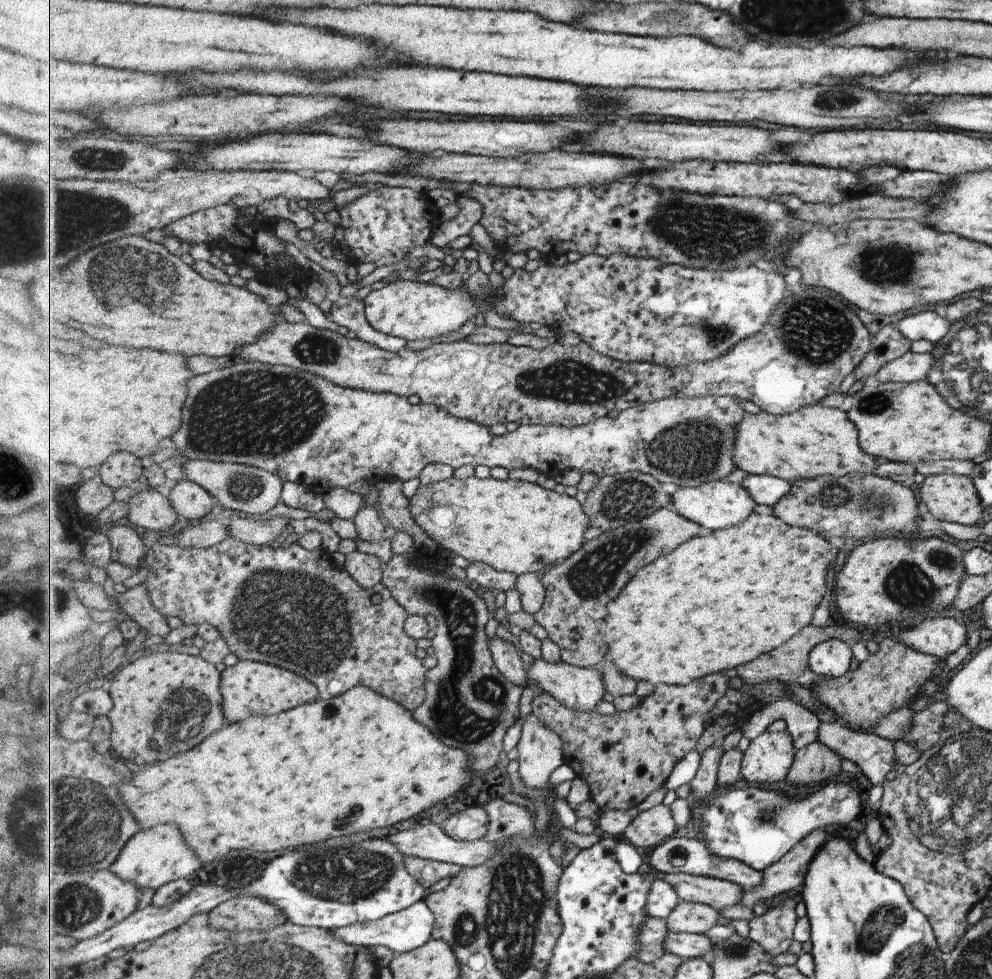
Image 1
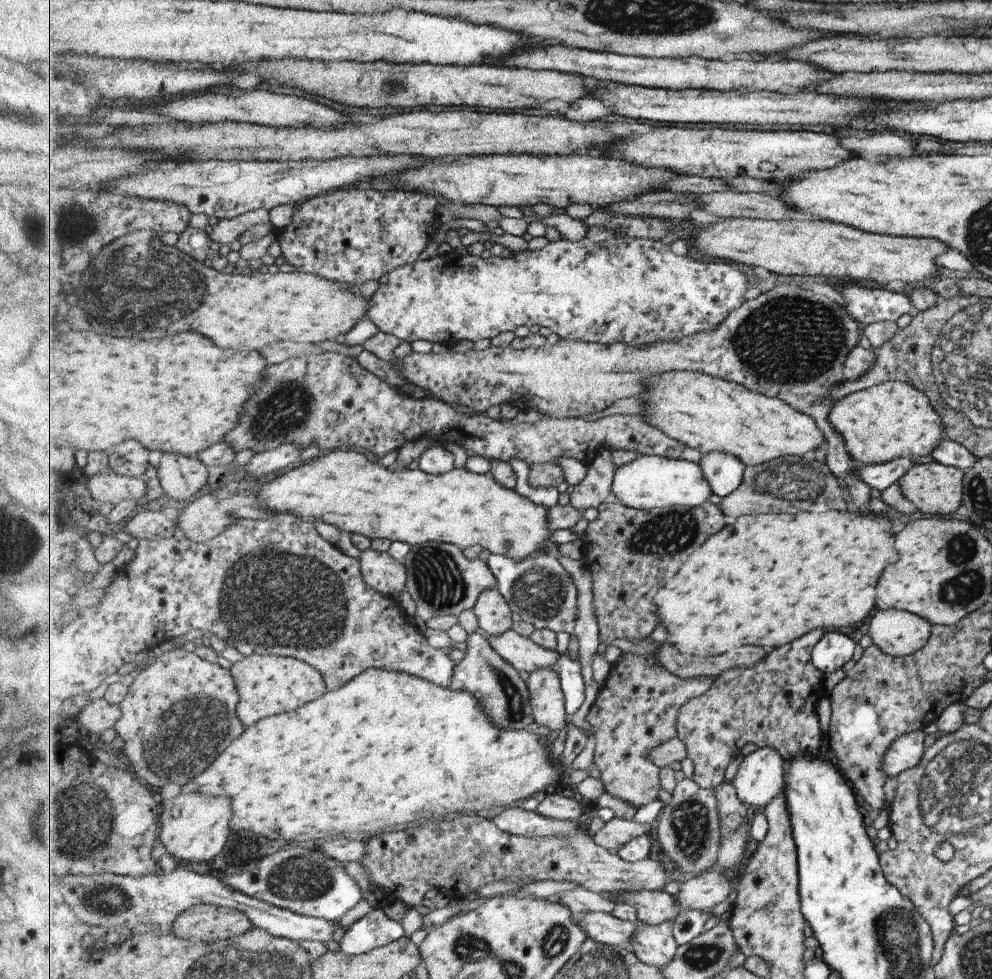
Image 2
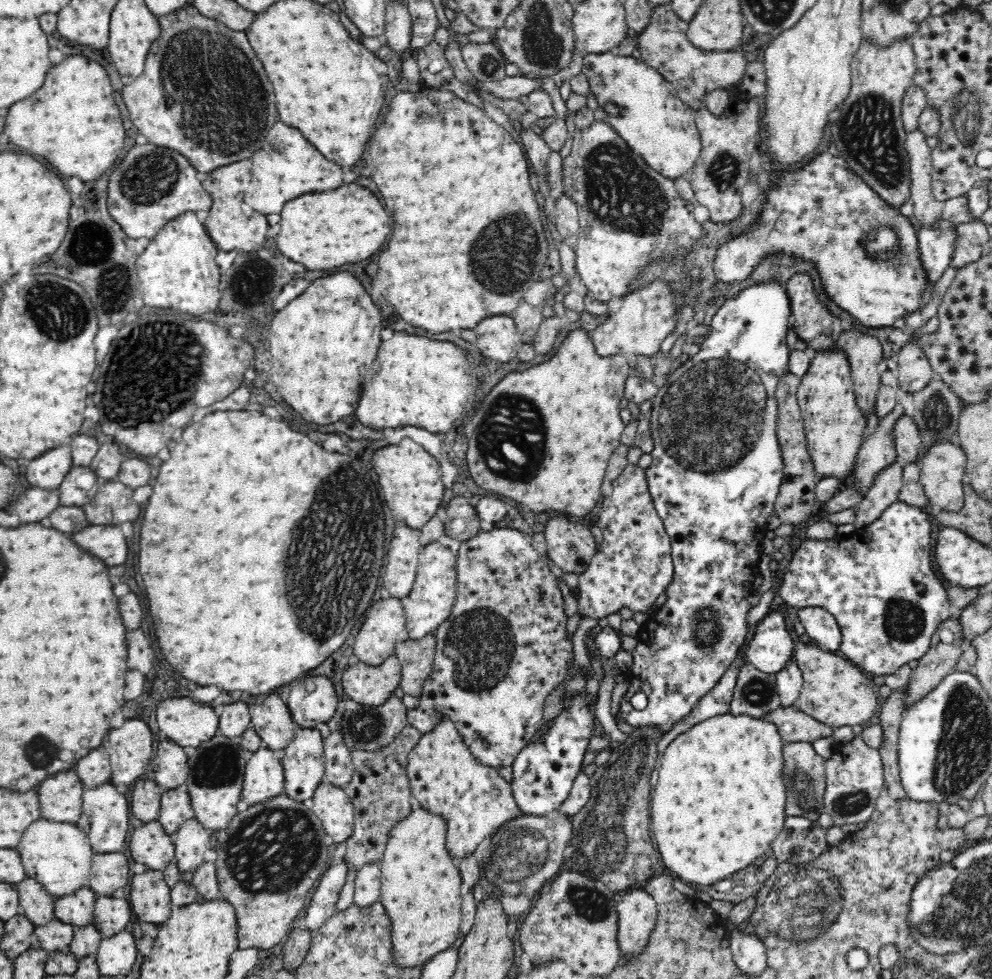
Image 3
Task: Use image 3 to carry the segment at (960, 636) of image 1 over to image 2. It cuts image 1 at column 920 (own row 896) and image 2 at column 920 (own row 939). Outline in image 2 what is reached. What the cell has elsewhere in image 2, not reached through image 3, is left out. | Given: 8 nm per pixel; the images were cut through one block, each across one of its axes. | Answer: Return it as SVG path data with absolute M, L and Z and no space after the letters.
M899 609L876 610L869 623L868 636L883 654L903 657L913 654L927 642L931 625L919 616Z

